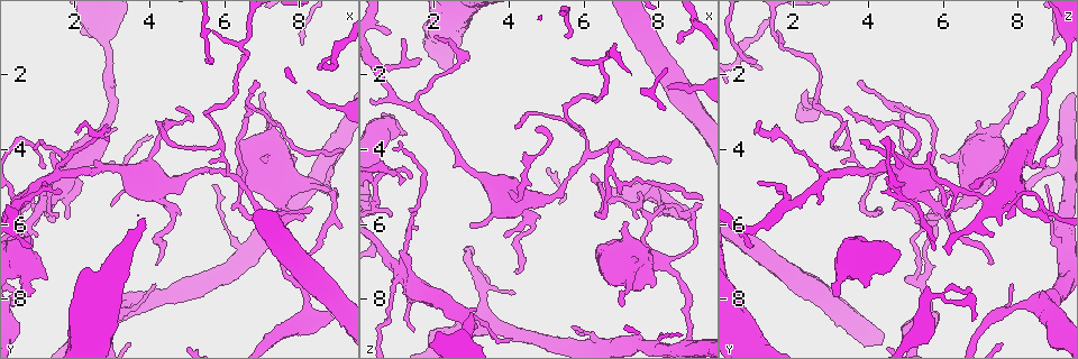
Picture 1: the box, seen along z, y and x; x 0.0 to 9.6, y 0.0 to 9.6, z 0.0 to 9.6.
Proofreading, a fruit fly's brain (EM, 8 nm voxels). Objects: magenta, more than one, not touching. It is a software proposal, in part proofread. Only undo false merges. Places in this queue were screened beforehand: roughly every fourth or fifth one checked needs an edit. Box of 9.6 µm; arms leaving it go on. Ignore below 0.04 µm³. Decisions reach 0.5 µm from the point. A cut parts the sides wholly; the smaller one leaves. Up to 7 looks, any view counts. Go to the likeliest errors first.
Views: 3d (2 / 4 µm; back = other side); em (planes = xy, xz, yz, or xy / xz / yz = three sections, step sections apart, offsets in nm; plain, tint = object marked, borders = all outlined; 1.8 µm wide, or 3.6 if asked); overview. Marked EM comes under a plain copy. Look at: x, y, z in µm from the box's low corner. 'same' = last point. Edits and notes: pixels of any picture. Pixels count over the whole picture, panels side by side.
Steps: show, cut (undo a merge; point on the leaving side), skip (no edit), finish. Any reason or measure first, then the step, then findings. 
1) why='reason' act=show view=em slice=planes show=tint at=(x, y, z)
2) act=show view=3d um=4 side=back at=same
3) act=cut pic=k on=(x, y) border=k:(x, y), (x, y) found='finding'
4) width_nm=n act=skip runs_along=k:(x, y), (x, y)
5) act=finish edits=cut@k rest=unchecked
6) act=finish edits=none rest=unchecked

act=show view=em um=3.6 slice=planes show=borders at=(0.75, 5.15, 8.25)

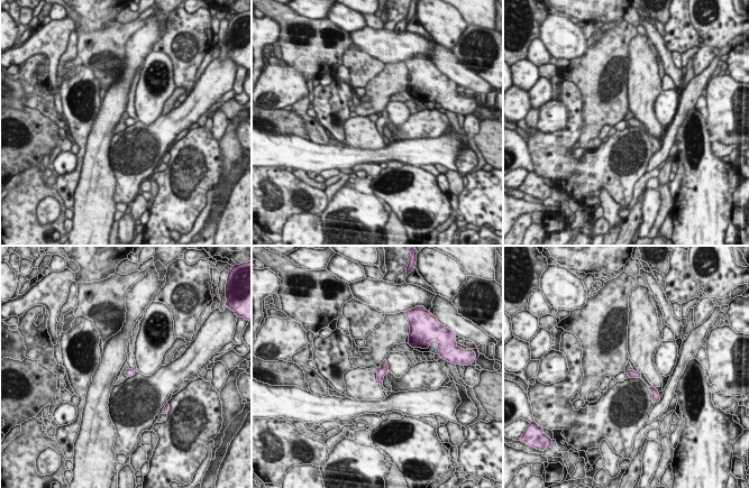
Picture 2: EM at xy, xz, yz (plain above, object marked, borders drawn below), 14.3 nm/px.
act=skip found='continuous, no second cell'

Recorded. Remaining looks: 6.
why='sudden change in width' act=show view=3d um=4 at=(0.70, 7.25, 3.40)

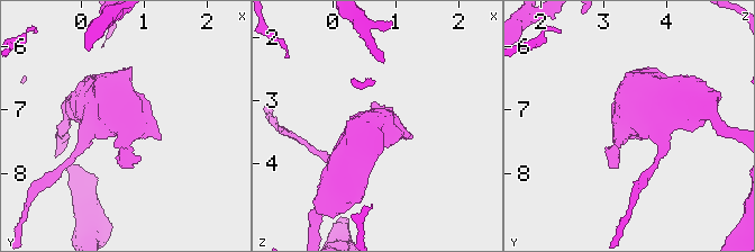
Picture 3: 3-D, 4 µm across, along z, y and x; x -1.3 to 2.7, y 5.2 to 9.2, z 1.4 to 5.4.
act=show view=em um=3.6 slice=planes show=tint at=(0.70, 7.20, 3.40)

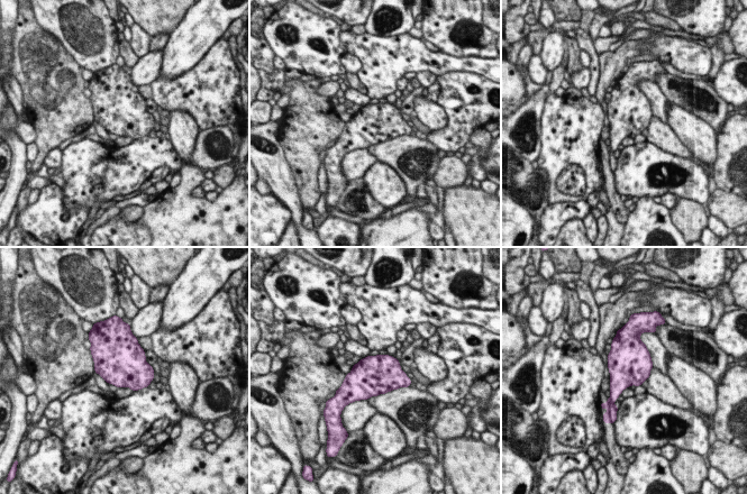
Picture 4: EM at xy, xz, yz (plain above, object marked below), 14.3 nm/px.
width_nm=550 act=skip found='all the same cell'

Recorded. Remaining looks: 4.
why='touches itself' act=show view=em slice=planes show=borders at=(8.10, 6.95, 5.55)

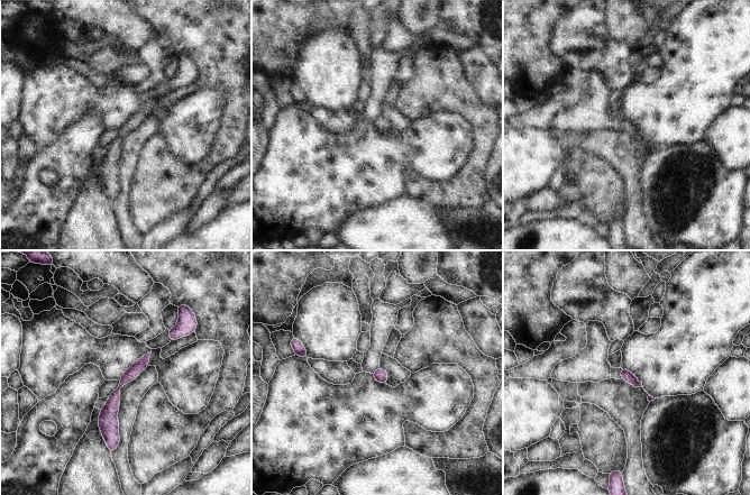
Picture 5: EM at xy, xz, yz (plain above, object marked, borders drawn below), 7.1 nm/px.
act=skip found='all the same cell'

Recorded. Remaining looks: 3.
act=finish edits=none rest=unchecked

